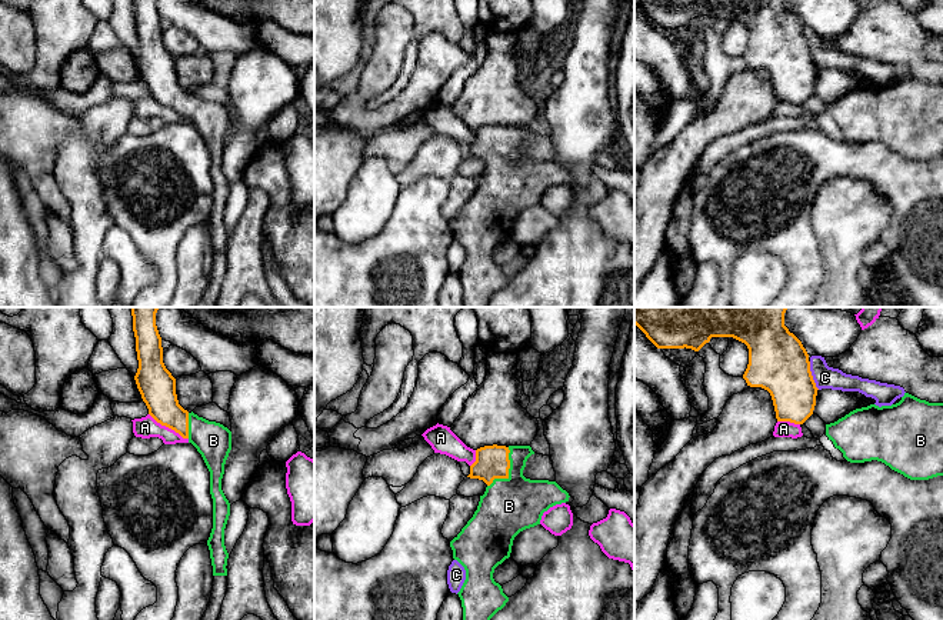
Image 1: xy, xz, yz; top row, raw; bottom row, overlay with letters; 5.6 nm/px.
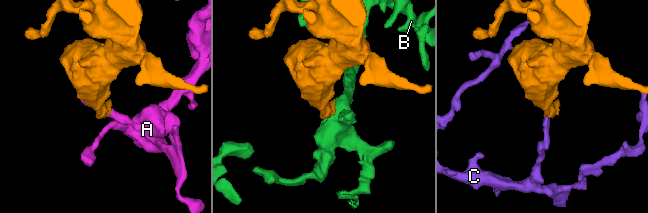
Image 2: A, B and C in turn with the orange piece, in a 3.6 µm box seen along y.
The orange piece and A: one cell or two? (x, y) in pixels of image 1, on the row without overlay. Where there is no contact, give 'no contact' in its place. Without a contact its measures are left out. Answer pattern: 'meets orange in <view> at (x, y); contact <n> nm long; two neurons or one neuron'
meets orange in xy at (169, 107); contact 260 nm long; two neurons

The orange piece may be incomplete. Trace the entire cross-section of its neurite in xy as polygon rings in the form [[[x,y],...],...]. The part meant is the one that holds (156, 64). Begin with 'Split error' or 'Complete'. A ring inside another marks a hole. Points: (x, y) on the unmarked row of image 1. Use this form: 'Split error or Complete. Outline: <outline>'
Split error. Outline: [[[133,0],[133,11],[139,40],[134,60],[149,94],[161,106],[187,119],[201,134],[210,151],[213,209],[207,226],[213,256],[227,256],[229,233],[224,226],[224,209],[230,196],[230,183],[221,170],[221,159],[231,130],[231,111],[220,103],[189,93],[179,84],[176,59],[163,43],[161,17],[156,0]]]

